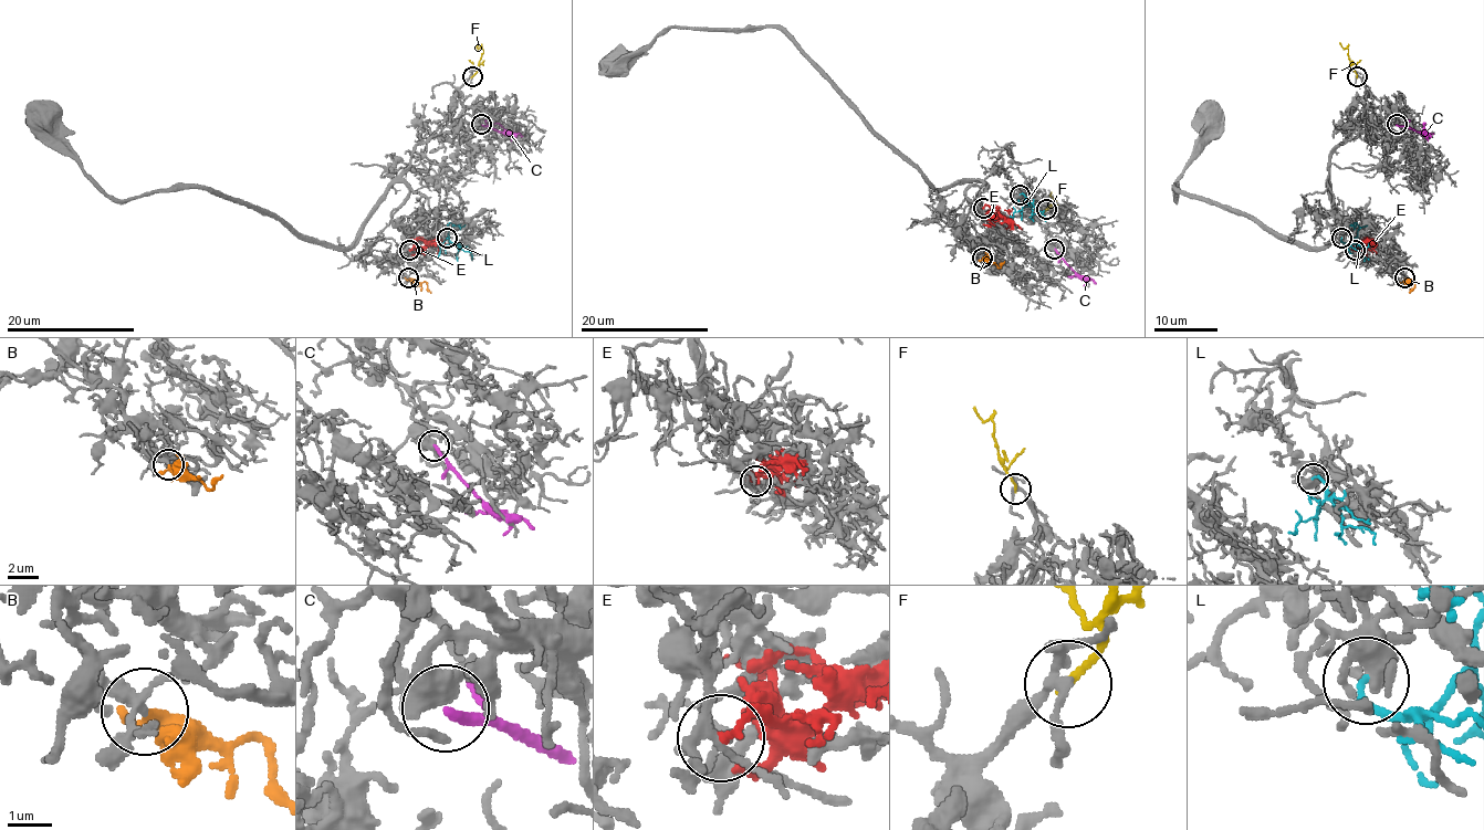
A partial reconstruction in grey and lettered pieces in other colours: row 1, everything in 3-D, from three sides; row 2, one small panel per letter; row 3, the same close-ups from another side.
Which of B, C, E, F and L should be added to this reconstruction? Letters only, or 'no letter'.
B

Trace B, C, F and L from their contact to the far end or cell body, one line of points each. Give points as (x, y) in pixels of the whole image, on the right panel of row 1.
B: (1404, 279), (1413, 282), (1409, 293)
C: (1397, 124), (1427, 132), (1431, 136)
F: (1356, 76), (1348, 49), (1339, 42)
L: (1343, 239), (1350, 243), (1358, 233), (1358, 226), (1354, 224), (1356, 224)

